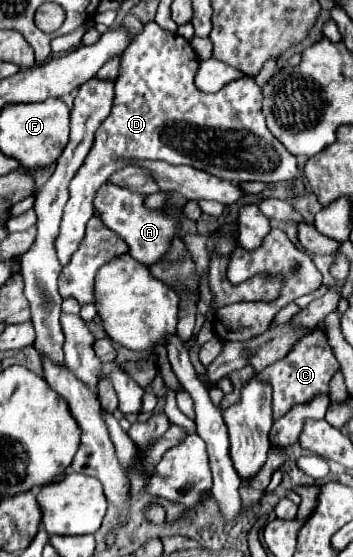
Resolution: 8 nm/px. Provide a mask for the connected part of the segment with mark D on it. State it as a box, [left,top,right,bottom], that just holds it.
[56,23,298,265]

